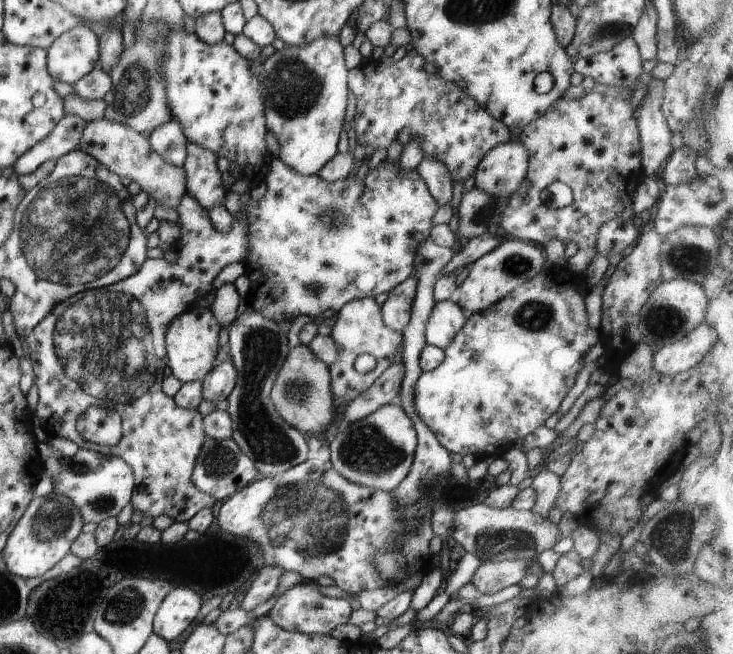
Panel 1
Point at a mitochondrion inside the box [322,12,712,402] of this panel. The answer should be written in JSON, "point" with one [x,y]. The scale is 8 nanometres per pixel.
{"point":[533,316]}

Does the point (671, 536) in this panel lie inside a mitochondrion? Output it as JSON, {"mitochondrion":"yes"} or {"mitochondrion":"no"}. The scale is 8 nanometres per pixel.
{"mitochondrion":"yes"}

